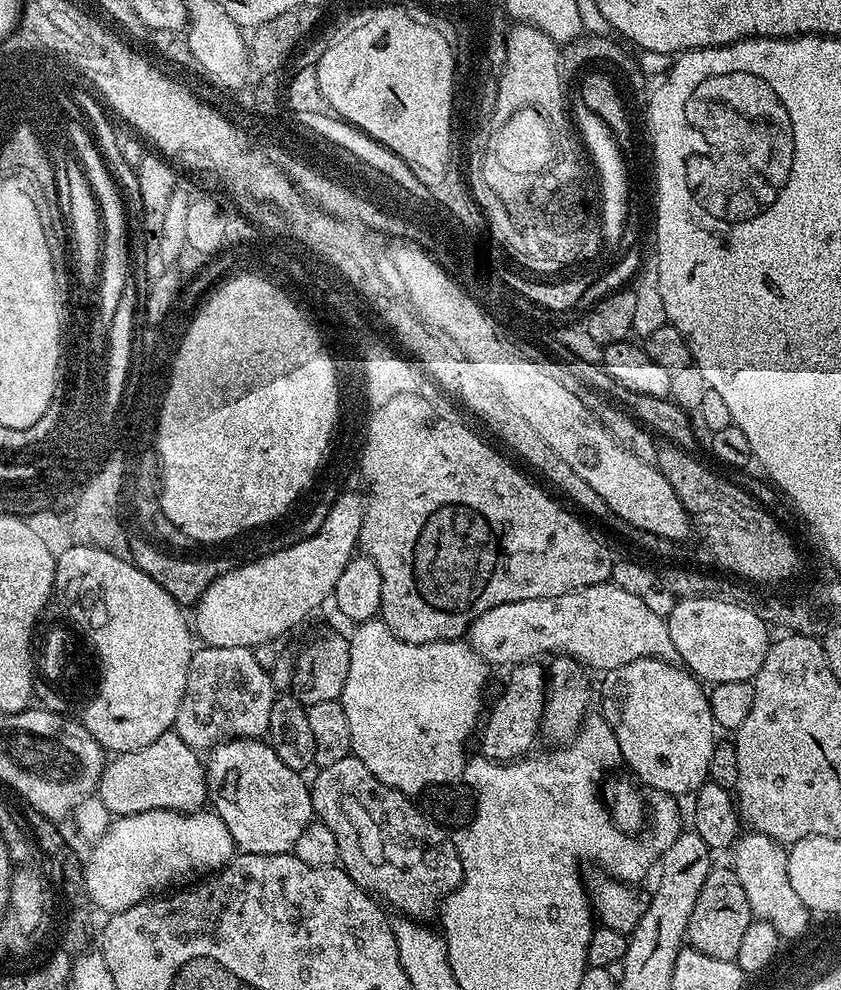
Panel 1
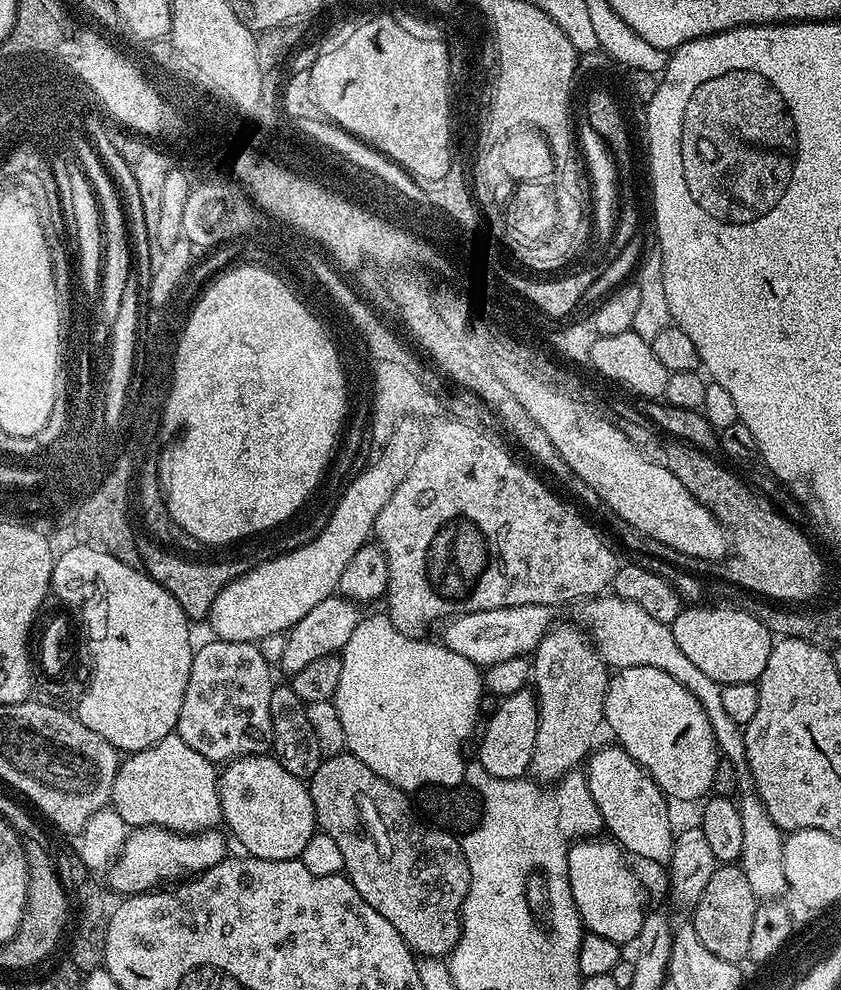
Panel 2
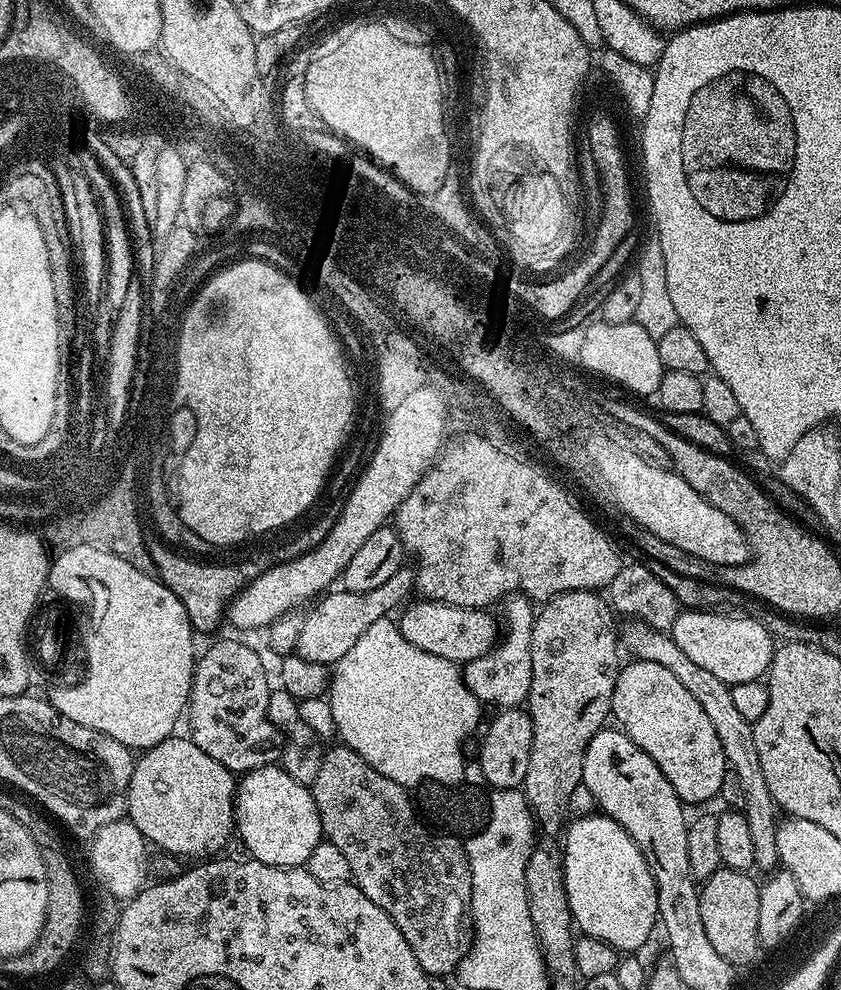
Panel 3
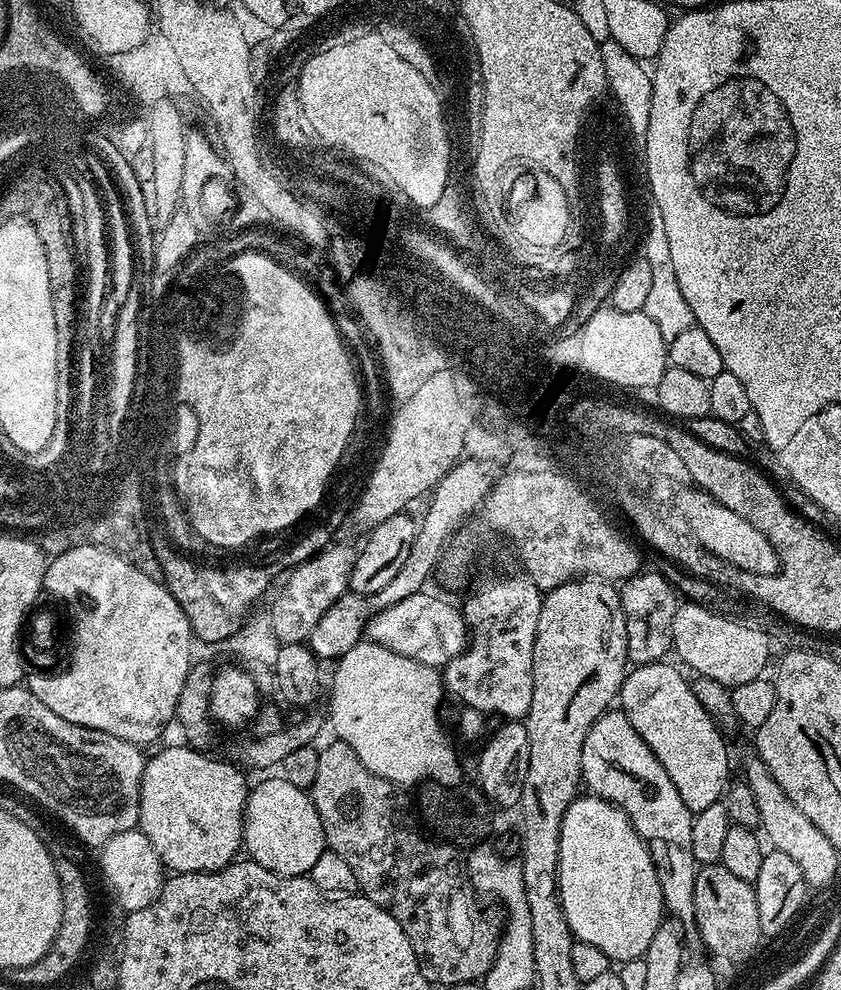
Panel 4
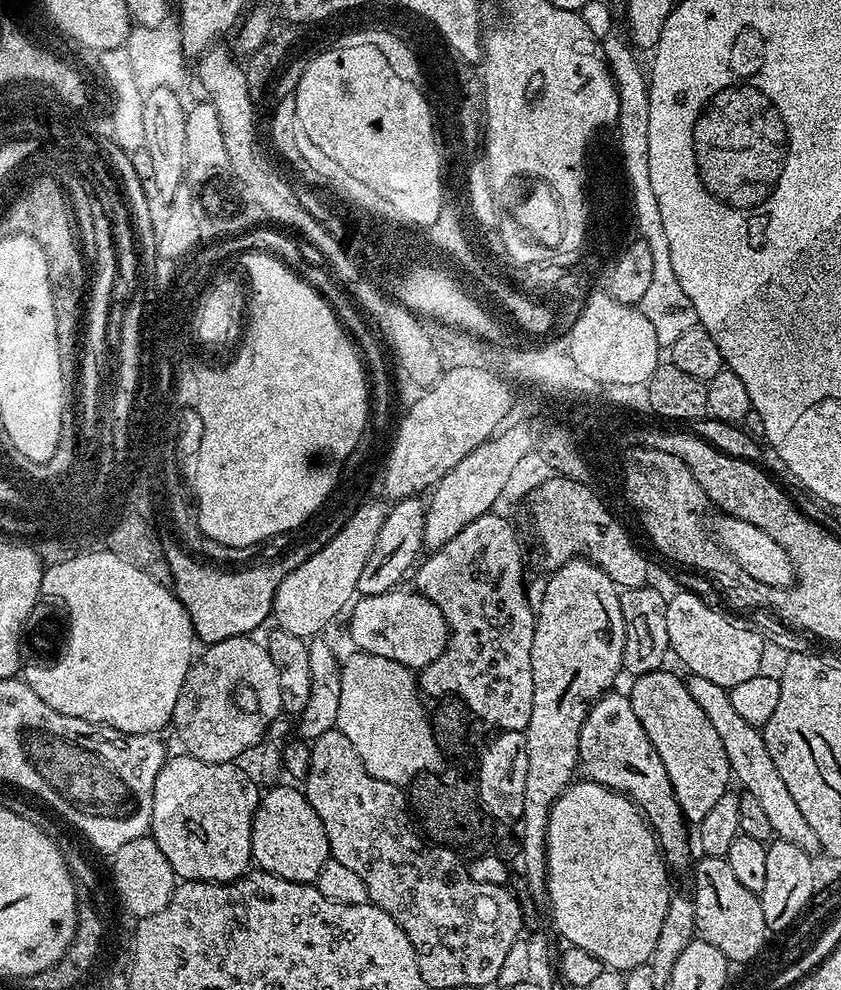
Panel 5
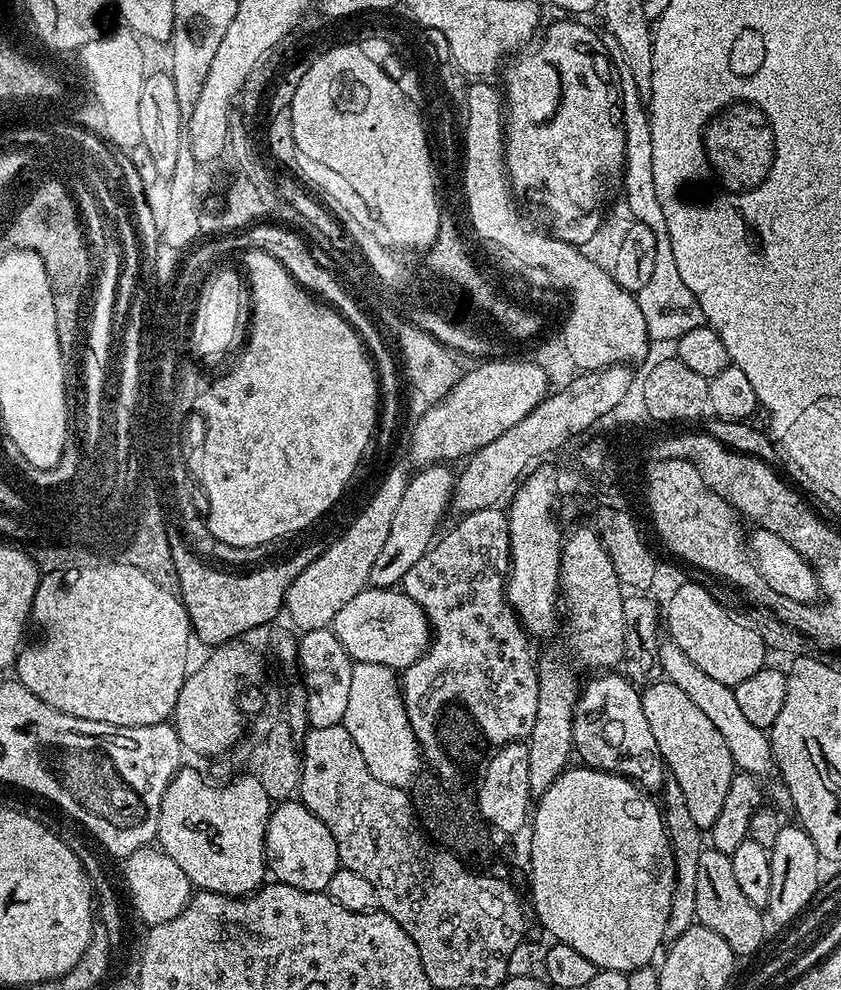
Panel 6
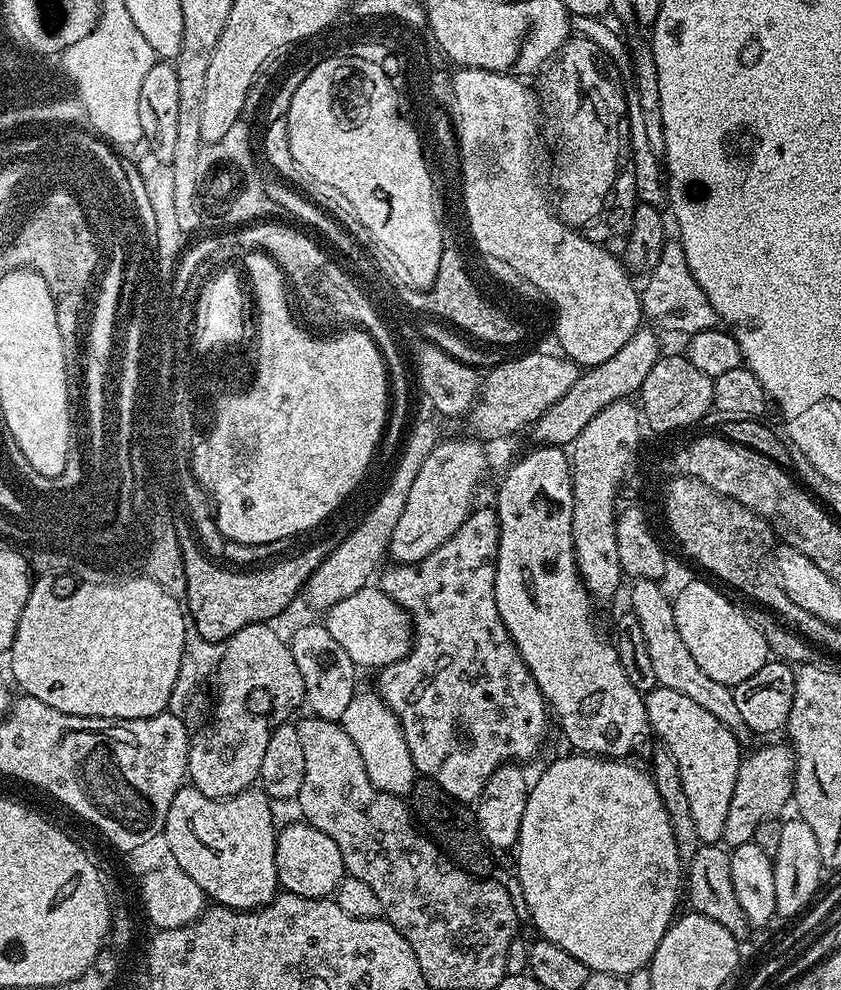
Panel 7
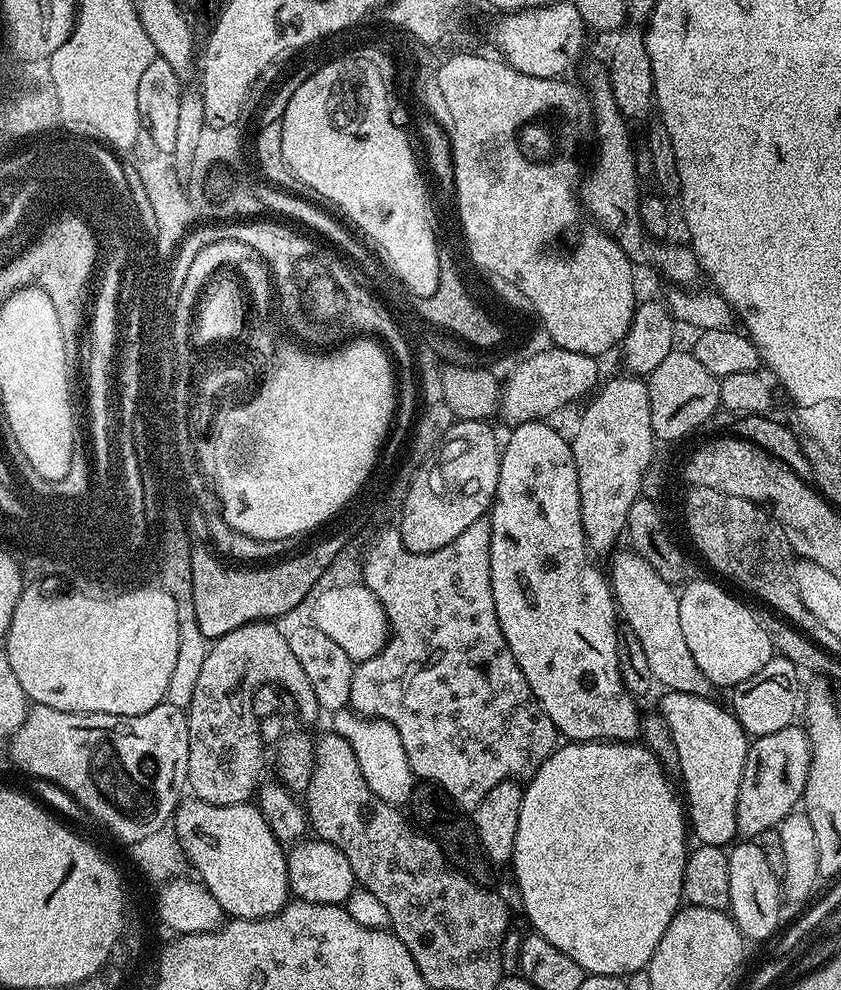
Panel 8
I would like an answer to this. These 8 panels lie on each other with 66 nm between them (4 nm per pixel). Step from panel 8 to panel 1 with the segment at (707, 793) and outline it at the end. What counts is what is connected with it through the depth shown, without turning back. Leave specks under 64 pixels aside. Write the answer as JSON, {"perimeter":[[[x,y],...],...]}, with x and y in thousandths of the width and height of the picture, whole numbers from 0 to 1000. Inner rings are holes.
{"perimeter":[[[763,665],[744,673],[727,675],[717,680],[716,686],[718,688],[713,695],[711,691],[712,718],[725,737],[730,737],[730,745],[735,745],[737,768],[747,771],[748,778],[753,780],[750,783],[762,793],[772,792],[776,796],[774,799],[780,802],[805,806],[812,806],[817,800],[818,803],[826,802],[843,787],[844,766],[854,751],[854,736],[847,724],[838,692],[807,670],[794,671],[791,667],[779,665]]]}

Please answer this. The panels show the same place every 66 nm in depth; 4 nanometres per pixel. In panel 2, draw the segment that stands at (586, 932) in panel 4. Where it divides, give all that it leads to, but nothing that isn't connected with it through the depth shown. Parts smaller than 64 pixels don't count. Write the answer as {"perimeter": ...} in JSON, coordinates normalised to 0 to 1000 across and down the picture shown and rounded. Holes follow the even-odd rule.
{"perimeter":[[[685,851],[675,859],[675,890],[690,927],[698,940],[716,943],[716,947],[738,956],[750,955],[773,917],[771,901],[755,879],[742,870],[743,862],[736,853],[704,852],[709,851]]]}

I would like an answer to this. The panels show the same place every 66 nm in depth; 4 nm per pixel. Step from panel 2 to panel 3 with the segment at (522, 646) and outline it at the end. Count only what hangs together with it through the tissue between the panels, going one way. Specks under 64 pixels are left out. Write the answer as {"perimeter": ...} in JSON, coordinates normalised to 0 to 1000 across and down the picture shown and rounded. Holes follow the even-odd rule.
{"perimeter":[[[503,604],[496,605],[496,607],[496,610],[486,609],[474,619],[473,633],[476,639],[483,644],[483,648],[497,653],[497,657],[507,657],[507,661],[521,661],[521,665],[540,667],[551,673],[558,667],[573,665],[573,661],[578,661],[584,655],[590,654],[592,626],[591,623],[589,626],[584,622],[586,620],[584,617],[573,614],[535,612],[534,610],[523,610],[518,606]]]}

